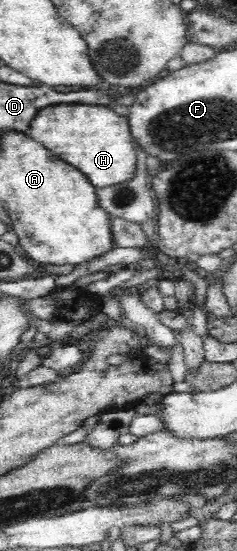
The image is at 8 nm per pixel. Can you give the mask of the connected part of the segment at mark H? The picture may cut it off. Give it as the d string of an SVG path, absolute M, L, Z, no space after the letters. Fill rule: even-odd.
M66 104L58 108L46 108L46 112L42 112L42 116L38 114L38 120L34 120L28 136L83 172L97 189L124 184L136 176L137 154L130 124L126 116L116 114L108 106Z

